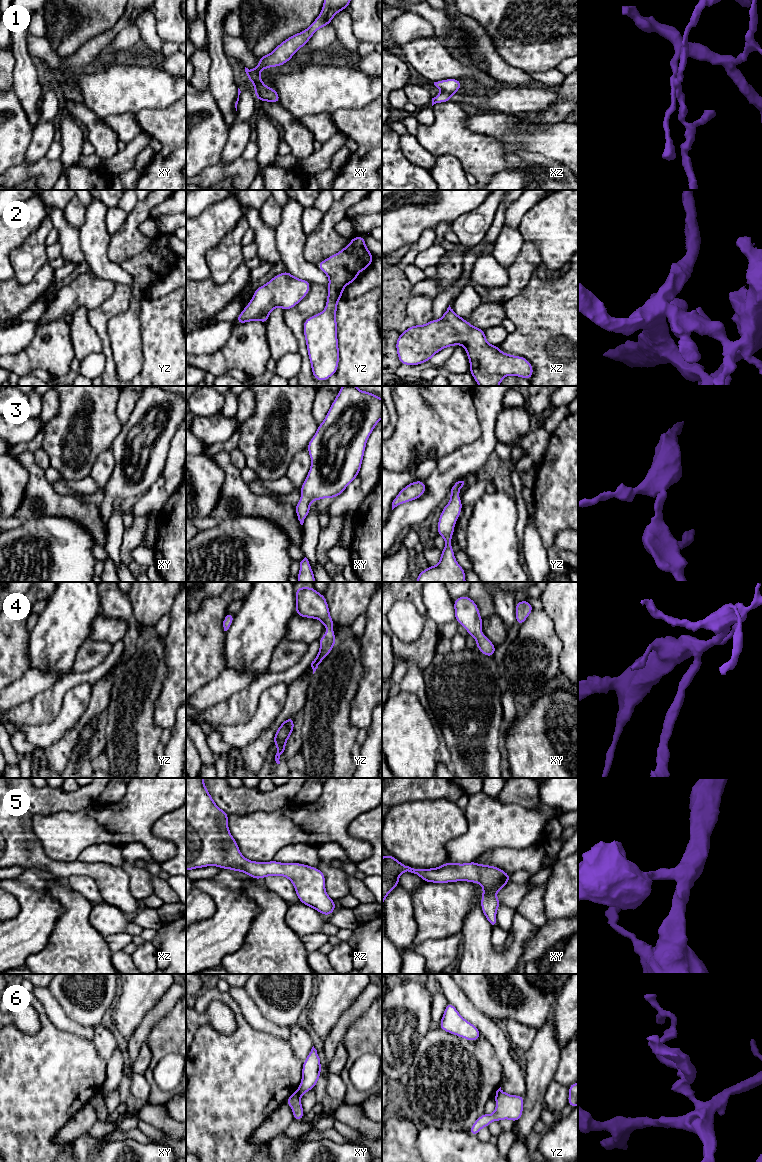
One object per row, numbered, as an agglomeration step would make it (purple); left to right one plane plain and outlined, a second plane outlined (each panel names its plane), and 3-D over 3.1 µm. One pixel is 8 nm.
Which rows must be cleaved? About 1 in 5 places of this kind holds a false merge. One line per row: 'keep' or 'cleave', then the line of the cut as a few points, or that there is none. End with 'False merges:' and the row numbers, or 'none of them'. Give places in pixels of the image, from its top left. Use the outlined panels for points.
1: cleave; cut in xy along (250, 70), (258, 75)
2: keep; no cut
3: keep; no cut
4: keep; no cut
5: keep; no cut
6: cleave; cut in xy along (297, 1090), (300, 1096)
False merges: 1, 6

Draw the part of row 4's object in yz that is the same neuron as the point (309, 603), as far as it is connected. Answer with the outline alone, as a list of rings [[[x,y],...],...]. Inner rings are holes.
[[[297,587],[295,593],[295,612],[302,618],[309,617],[320,620],[328,630],[319,639],[320,650],[311,663],[314,674],[323,659],[330,654],[336,644],[335,631],[332,629],[334,621],[330,616],[328,603],[323,594],[318,593],[313,587]]]

